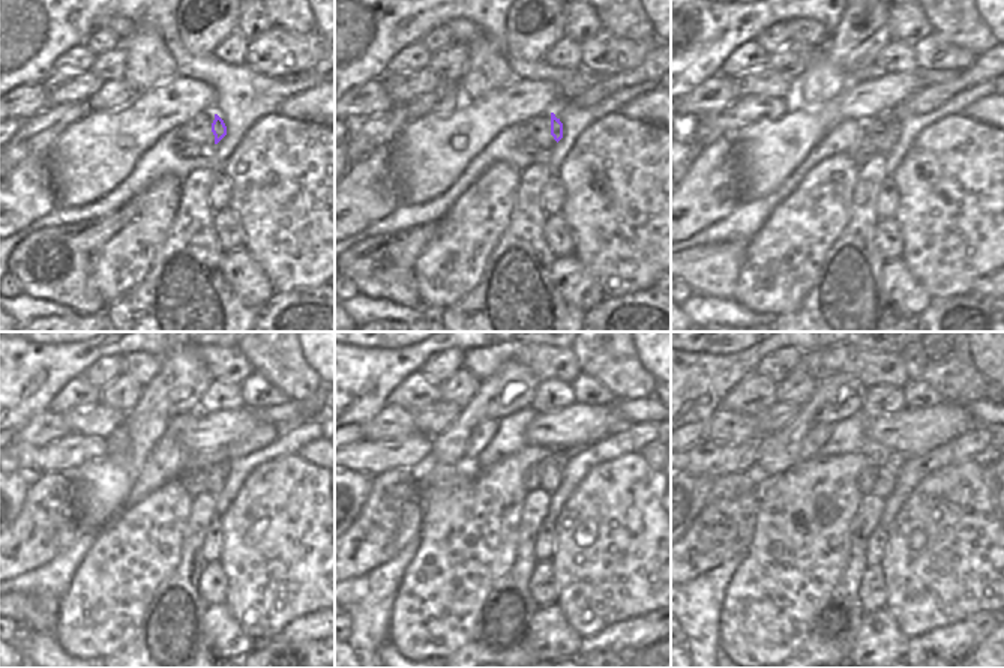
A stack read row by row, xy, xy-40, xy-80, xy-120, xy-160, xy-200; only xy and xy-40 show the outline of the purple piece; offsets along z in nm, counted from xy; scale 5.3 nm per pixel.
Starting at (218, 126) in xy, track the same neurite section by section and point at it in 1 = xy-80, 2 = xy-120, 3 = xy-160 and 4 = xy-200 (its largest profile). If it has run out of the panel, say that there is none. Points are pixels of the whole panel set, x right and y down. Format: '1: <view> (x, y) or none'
1: xy-80 (893, 126)
2: xy-120 (224, 466)
3: xy-160 (560, 458)
4: xy-200 (896, 460)

